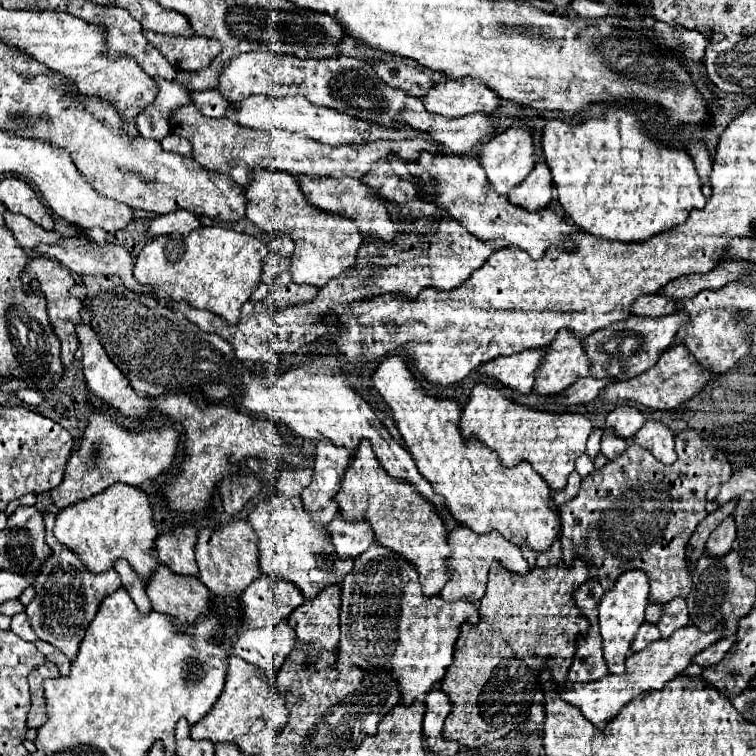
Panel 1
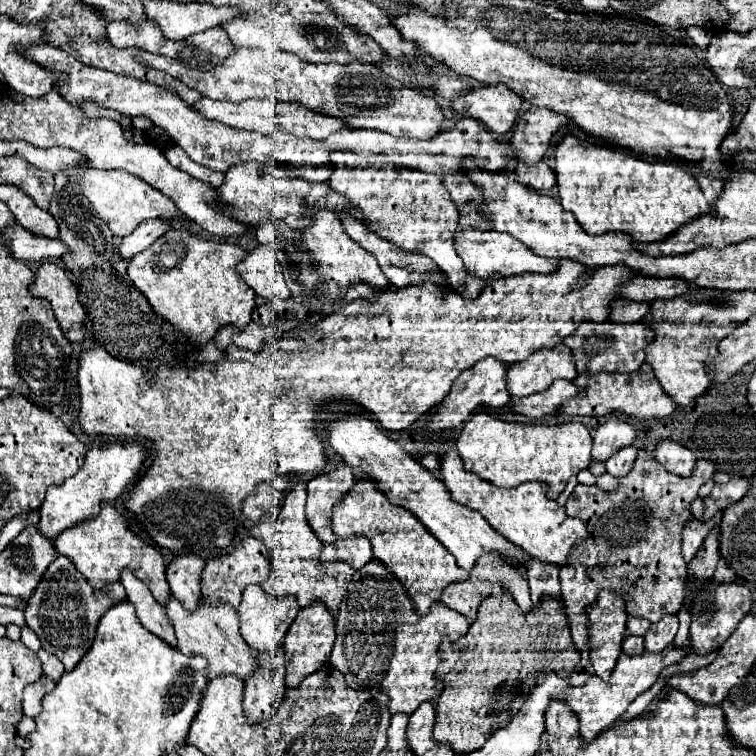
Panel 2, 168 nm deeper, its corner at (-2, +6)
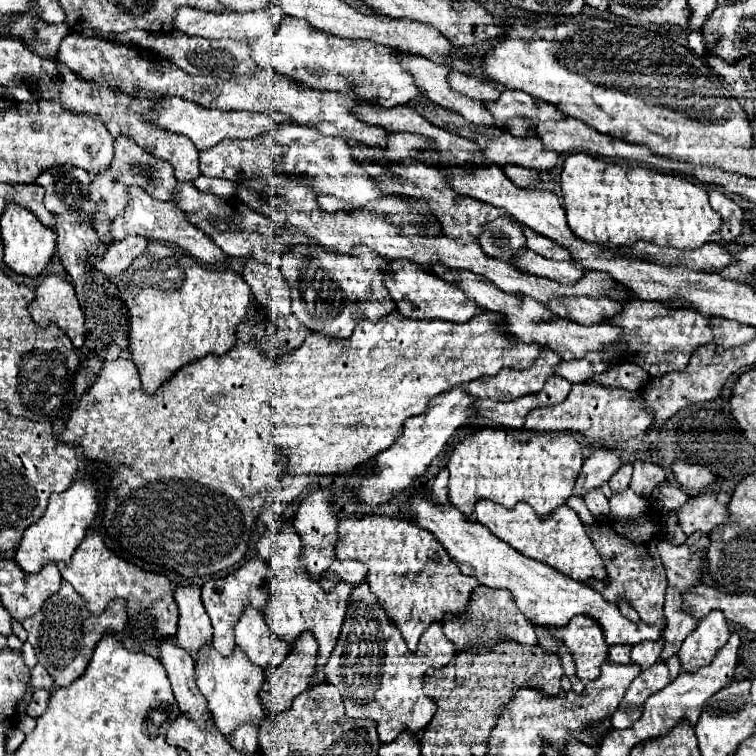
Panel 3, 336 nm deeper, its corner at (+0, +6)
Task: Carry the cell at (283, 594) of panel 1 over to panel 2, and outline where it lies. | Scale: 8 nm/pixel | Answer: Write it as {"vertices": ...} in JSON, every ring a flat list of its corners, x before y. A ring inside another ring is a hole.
{"vertices":[[247,586,243,592,243,600,241,606,237,610,239,614,239,622,241,622,241,636,245,638,245,642,253,648,253,650,273,650,277,648,289,626,293,624,295,616,297,616,297,602,295,598,285,598,285,600,273,600,271,596,265,594,265,590,261,586]]}

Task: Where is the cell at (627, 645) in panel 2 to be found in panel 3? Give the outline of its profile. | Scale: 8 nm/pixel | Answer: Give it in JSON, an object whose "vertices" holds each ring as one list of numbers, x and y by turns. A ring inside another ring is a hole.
{"vertices":[[611,646,609,648,609,660,611,662,617,662,617,664,629,664,631,662,631,646]]}

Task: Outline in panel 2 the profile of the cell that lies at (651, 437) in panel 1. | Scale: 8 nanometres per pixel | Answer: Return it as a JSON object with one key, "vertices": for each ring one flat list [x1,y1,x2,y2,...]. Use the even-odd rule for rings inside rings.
{"vertices":[[661,440,661,444,655,450,655,458,667,472,673,472,677,476,691,476,697,464,697,458,691,450,671,440]]}

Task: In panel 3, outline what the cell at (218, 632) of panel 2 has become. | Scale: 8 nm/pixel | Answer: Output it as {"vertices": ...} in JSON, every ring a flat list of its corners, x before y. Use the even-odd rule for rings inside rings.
{"vertices":[[203,644,195,658,195,682,201,690,201,694,209,702,209,710,215,716,215,722,219,724,219,730,229,736,241,722,255,722,263,724,267,720,263,712,263,704,259,700,259,688,263,686,265,672,263,668,255,666,247,656,243,656,243,650,239,646,233,648,231,656,221,656,213,644]]}

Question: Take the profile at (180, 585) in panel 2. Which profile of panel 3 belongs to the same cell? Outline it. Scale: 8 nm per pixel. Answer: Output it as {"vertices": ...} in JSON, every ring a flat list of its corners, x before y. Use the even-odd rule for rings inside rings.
{"vertices":[[195,584,177,586,175,600,179,606,179,644,195,658,203,642,211,642,211,622,201,602,201,588]]}

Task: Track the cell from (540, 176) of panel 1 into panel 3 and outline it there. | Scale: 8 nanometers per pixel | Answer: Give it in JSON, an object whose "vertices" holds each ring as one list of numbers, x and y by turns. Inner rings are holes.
{"vertices":[[513,164,505,166,503,170,505,170,507,178,513,184,517,184,519,188,531,188,531,186,540,183,539,176,541,174,537,170,529,170,529,168,523,168,523,166,513,166]]}

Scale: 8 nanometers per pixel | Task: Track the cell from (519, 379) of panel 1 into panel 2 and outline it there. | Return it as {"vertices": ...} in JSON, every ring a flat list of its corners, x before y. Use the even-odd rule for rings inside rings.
{"vertices":[[493,356,481,360,477,366,465,370,459,378,457,384,453,384,453,388,449,390,449,396,445,396,445,400,439,404,437,412,433,416,427,418,427,434,441,434,445,430,455,430,459,428,469,414,473,414,473,410,477,410,479,406,491,406,491,408,501,408,509,402,509,392,507,392,507,382,505,382,505,370,507,366,501,364,499,360,493,360]]}

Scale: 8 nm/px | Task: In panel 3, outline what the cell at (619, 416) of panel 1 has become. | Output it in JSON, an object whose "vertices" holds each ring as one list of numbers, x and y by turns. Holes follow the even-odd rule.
{"vertices":[[611,448,591,450,591,454,585,458,579,480,575,482,573,494,583,496,585,490,599,488,603,482,607,482,613,476,619,464,621,464,621,456,617,450,611,450]]}

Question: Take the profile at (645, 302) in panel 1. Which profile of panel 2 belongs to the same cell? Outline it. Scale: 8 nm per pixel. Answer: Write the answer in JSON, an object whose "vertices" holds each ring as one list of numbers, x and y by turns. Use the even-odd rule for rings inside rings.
{"vertices":[[617,298,613,300,611,304,611,312,609,312,609,318,613,322,637,322,641,320,649,310,649,304,647,302,629,302,629,300,623,300,623,298]]}

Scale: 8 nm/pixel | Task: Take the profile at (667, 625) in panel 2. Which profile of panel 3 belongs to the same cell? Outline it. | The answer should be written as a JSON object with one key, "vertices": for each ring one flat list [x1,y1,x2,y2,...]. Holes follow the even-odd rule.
{"vertices":[[663,636,657,640,645,640,641,644,635,644,631,650,631,662,643,664,643,668,649,668,651,664,655,664,659,660,663,646,665,646]]}

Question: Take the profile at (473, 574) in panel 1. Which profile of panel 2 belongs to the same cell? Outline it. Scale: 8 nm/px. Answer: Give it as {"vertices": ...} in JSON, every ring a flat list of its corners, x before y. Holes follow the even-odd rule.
{"vertices":[[495,552,481,556,481,560,477,562,477,566,475,566,469,574,471,574,469,580,465,580,465,582,455,582,455,584,451,584,451,586,445,588,445,592,443,592,443,596,441,596,441,602,443,602,445,606,453,608,455,612,461,612,463,616,467,616,467,618,473,622,481,600,485,600,487,596,491,596,495,586,501,586,503,590,511,592,511,596,513,596,513,600,517,602,517,606,521,608,521,612,525,612,525,614,531,612,533,604,531,604,531,600,529,600,529,584,527,584,527,580,521,576,519,568,513,568,513,564,505,564,505,560,501,560]]}

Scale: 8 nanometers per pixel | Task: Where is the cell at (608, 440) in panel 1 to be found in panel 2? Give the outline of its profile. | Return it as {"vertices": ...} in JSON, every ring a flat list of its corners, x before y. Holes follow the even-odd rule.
{"vertices":[[621,448,619,452,615,452,609,460,607,460,607,472,611,474,611,476,617,476,617,478,621,478,621,476,627,476,629,472,631,472,631,468,633,468,633,462,635,462,635,458,637,458,637,450,635,448]]}

